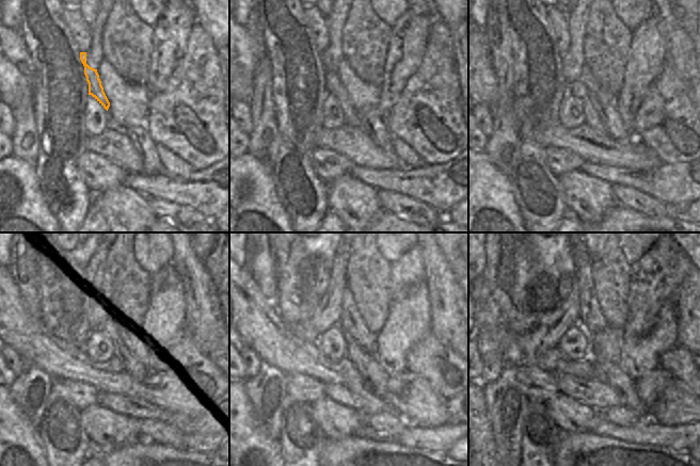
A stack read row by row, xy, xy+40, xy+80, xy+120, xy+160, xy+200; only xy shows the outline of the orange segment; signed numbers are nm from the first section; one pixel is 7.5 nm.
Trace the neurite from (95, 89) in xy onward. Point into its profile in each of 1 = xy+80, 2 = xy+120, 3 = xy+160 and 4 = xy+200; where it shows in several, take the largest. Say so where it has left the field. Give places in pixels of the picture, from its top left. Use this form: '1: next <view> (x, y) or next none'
1: next xy+80 (591, 107)
2: next xy+120 (123, 335)
3: next xy+160 (362, 336)
4: next xy+200 (590, 331)

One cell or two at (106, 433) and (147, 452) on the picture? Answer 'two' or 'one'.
two

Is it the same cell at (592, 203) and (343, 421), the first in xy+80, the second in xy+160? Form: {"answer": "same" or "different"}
{"answer": "same"}

